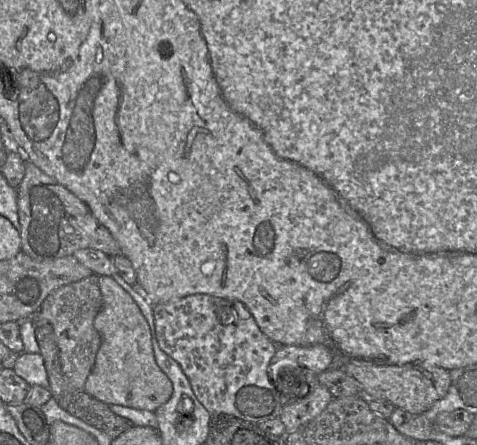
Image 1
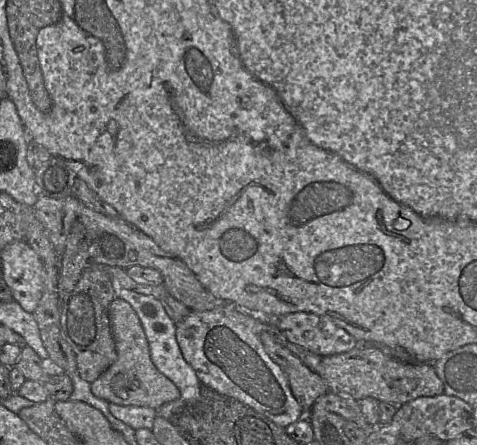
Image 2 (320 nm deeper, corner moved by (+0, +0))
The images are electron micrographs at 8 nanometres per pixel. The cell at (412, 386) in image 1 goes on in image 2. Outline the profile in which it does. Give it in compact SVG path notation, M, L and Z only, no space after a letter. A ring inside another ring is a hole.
M358 345L345 353L322 357L317 374L325 381L328 392L354 400L370 397L379 402L401 406L419 397L444 394L444 385L433 365L434 363L403 363L380 349Z

